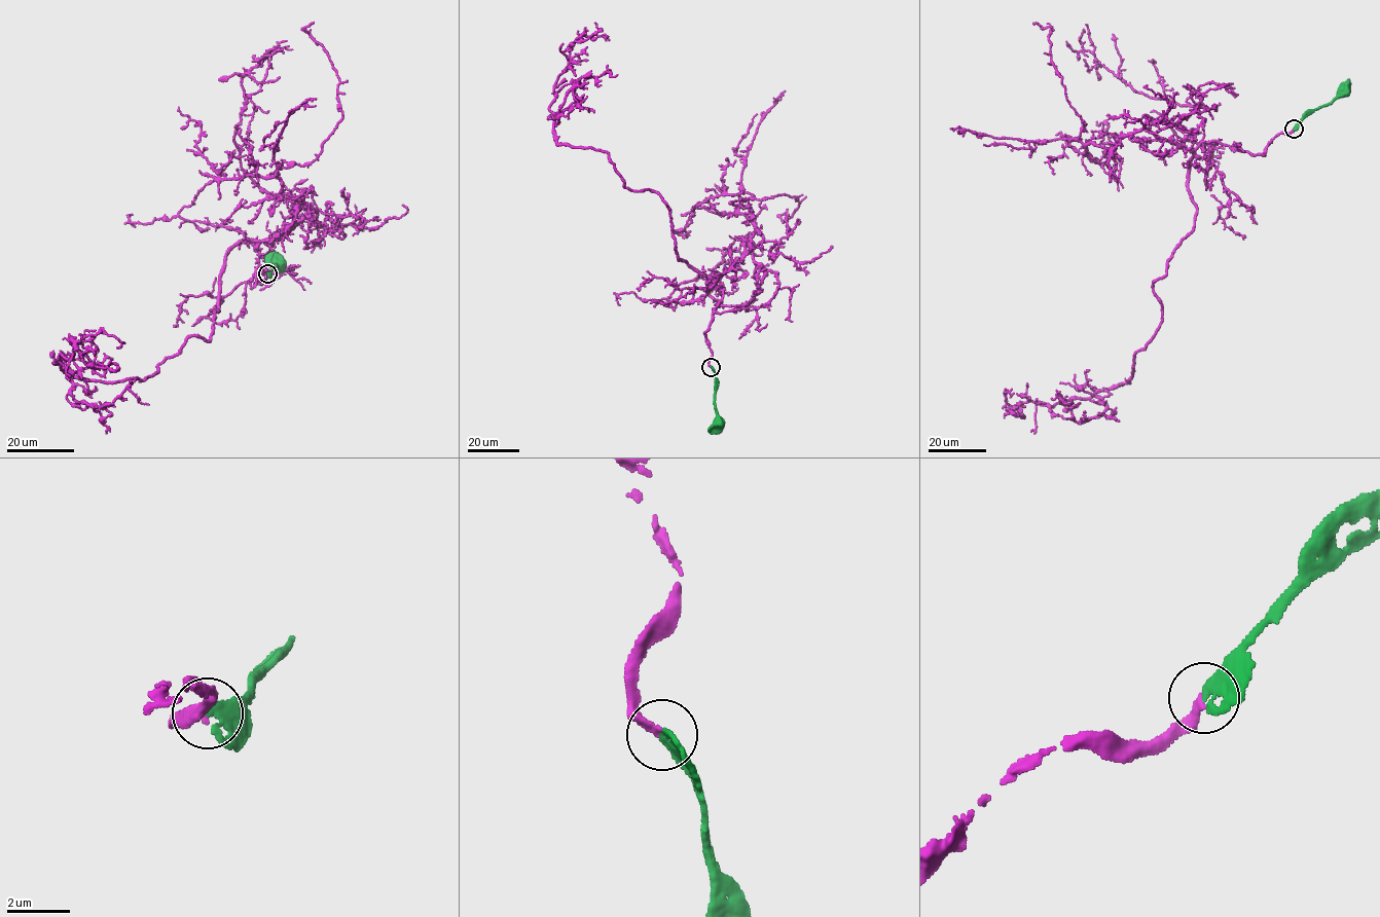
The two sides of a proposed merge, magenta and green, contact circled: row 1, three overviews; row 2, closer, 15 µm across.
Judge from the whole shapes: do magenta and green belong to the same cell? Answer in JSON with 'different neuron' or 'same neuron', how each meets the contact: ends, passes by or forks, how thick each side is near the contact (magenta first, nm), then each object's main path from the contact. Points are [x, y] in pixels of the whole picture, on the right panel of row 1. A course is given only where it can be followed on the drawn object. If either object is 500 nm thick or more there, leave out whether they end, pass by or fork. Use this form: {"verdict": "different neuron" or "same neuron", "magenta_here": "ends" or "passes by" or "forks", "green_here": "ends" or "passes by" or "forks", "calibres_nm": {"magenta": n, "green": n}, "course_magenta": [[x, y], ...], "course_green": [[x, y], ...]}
{"verdict": "same neuron", "magenta_here": "ends", "green_here": "ends", "calibres_nm": {"magenta": 280, "green": 280}, "course_magenta": [[1294, 129], [1261, 155], [1198, 145], [1195, 227], [1154, 282], [1162, 320], [1129, 382], [1004, 417]], "course_green": [[1294, 129], [1312, 110], [1344, 96], [1345, 89]]}

